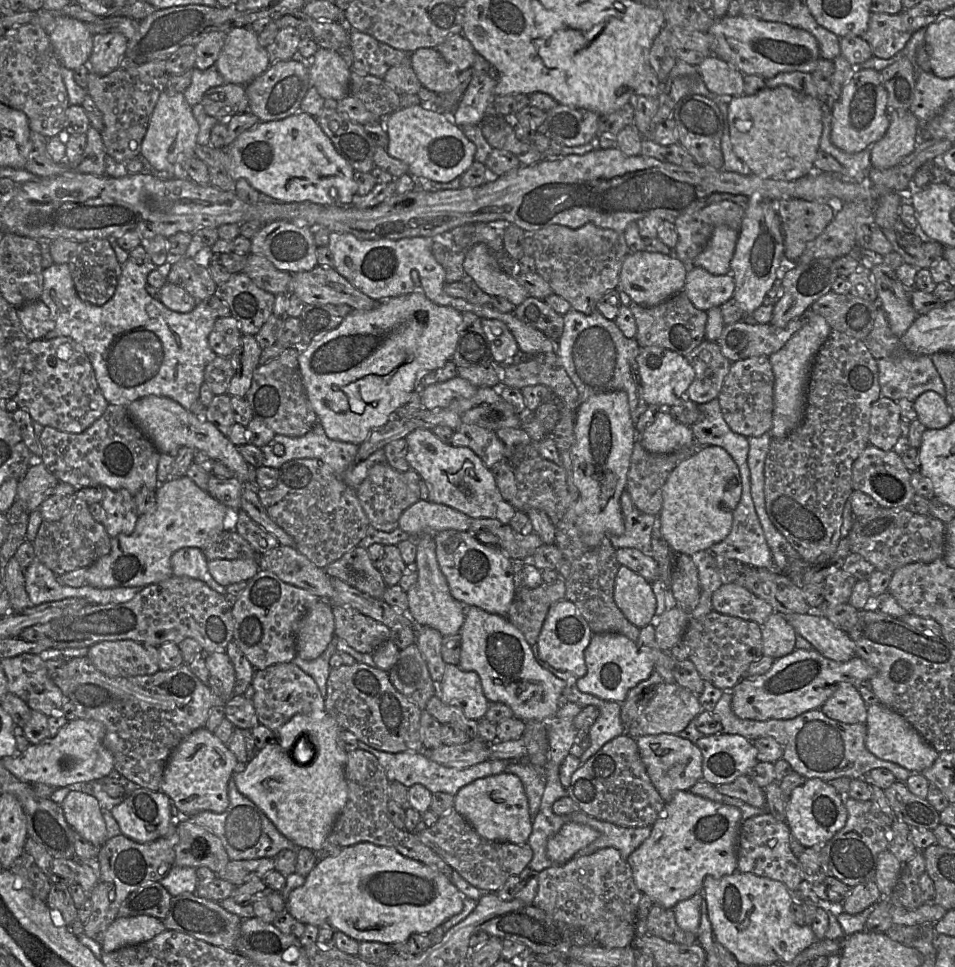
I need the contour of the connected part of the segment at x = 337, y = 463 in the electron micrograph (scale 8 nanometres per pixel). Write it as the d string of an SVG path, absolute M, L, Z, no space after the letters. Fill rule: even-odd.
M317 422L308 433L301 437L275 434L274 439L269 444L260 447L260 449L264 456L263 466L279 469L284 463L293 459L317 459L328 465L336 476L341 477L348 486L354 489L365 480L373 465L387 463L383 449L376 450L366 460L360 463L353 463L358 453L359 445L330 439L319 422ZM275 444L282 444L284 446L283 455L276 455L274 453L273 446Z

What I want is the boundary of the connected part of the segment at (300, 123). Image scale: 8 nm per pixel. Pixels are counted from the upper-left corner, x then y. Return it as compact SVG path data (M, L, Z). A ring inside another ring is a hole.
M298 111L284 118L269 122L258 122L244 131L227 149L229 156L228 172L235 180L244 179L259 193L264 193L277 202L311 202L328 206L349 206L357 194L354 169L337 152L331 140L318 125L315 117Z

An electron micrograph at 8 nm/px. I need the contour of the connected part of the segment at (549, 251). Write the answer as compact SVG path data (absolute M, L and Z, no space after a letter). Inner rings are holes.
M593 224L576 229L549 225L526 232L534 243L535 272L548 282L553 293L568 301L572 309L592 314L603 295L617 288L622 262L629 253L623 232Z

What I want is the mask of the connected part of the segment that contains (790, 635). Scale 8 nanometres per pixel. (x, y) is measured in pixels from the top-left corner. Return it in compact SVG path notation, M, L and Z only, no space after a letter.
M776 611L771 613L761 626L763 655L777 660L793 652L796 649L796 634L784 615Z

